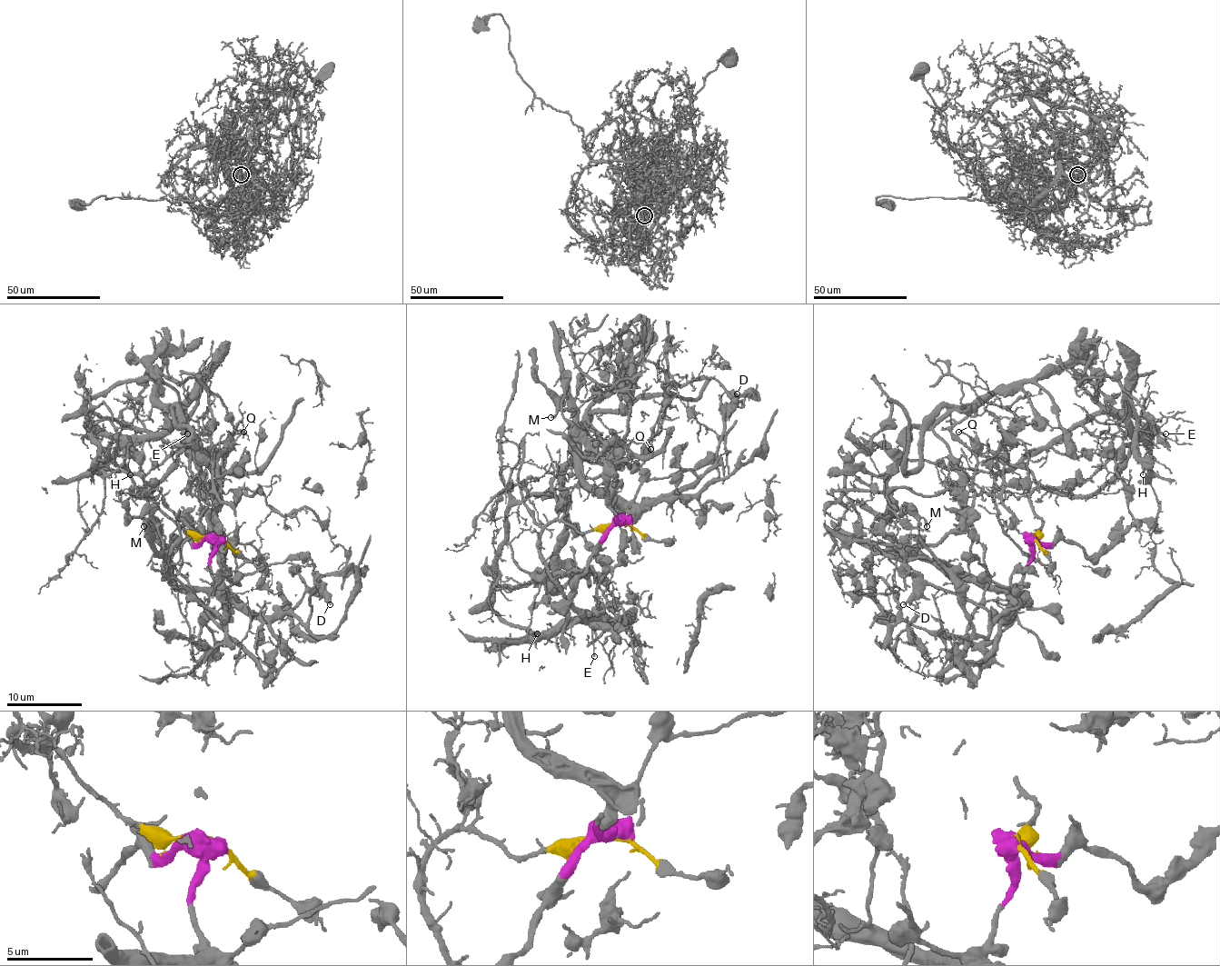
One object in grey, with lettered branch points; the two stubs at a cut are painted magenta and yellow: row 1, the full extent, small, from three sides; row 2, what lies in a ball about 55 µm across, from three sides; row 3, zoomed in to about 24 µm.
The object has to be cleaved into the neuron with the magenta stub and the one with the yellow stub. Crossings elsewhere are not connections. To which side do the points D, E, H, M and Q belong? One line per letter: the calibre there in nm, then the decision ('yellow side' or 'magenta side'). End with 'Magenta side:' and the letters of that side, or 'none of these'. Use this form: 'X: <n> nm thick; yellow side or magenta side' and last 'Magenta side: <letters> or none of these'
D: 240 nm thick; magenta side
E: 120 nm thick; yellow side
H: 130 nm thick; yellow side
M: 200 nm thick; magenta side
Q: 140 nm thick; magenta side
Magenta side: D, M, Q

